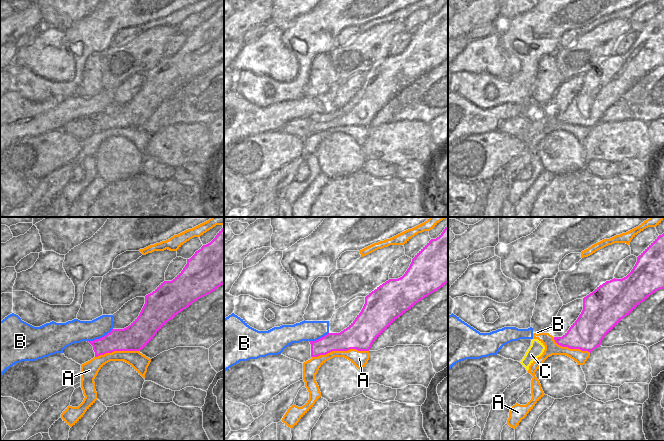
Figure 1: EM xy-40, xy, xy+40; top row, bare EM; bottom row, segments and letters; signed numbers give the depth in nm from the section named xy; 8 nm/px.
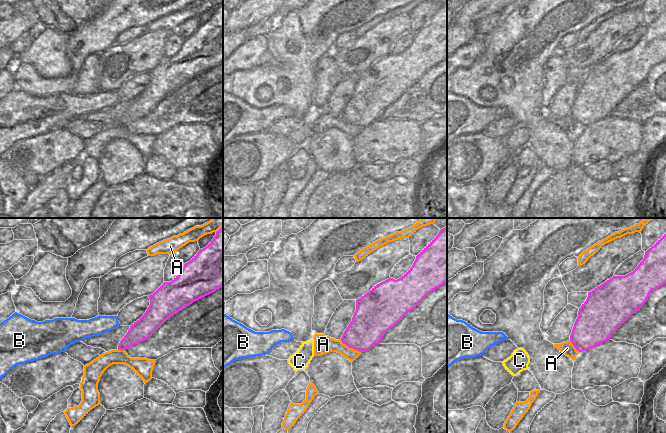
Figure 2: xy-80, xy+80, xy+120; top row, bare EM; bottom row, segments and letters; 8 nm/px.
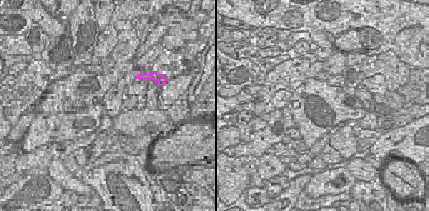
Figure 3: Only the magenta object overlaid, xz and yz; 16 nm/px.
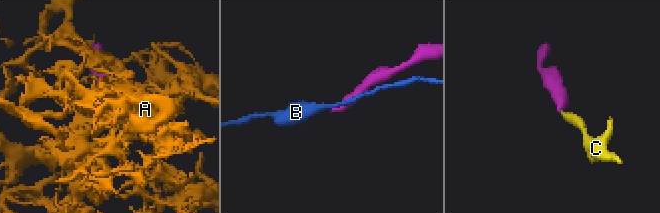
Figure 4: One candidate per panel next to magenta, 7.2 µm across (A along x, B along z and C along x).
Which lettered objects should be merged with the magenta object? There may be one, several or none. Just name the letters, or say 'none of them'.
C

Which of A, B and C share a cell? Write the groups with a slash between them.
A / B / C

